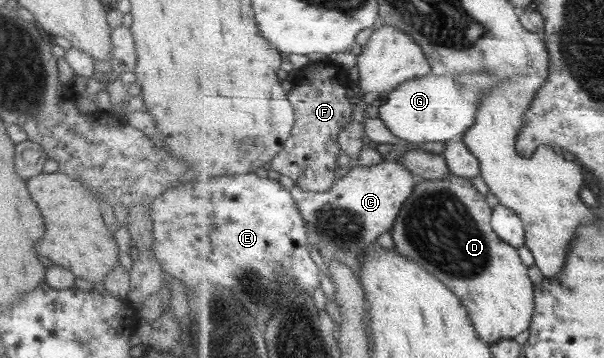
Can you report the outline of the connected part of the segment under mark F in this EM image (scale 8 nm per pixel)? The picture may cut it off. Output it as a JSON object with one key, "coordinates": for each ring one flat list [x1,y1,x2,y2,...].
{"coordinates":[[331,59,320,60,303,67,299,85,288,91,296,111,296,124,285,149,271,161,271,168,294,181,303,191,324,192,338,180,344,168,339,168,339,156,343,154,338,142,343,128,353,122,353,100,347,98,347,86,351,85,348,71]]}

